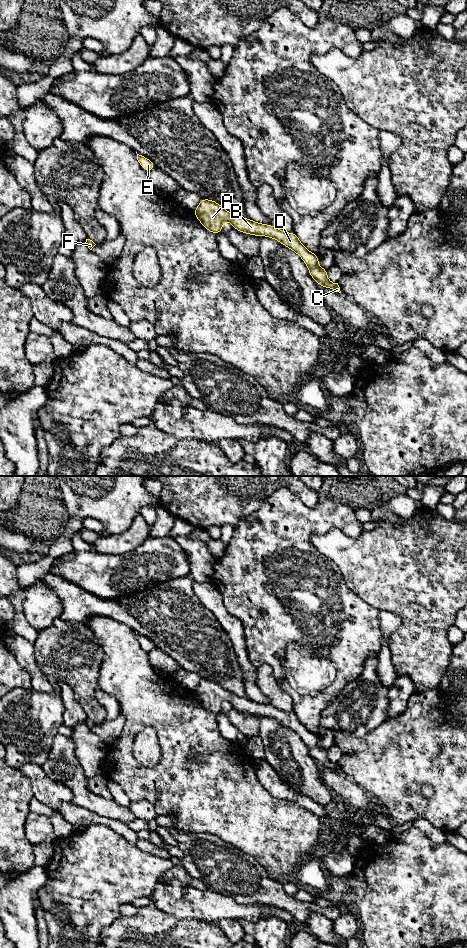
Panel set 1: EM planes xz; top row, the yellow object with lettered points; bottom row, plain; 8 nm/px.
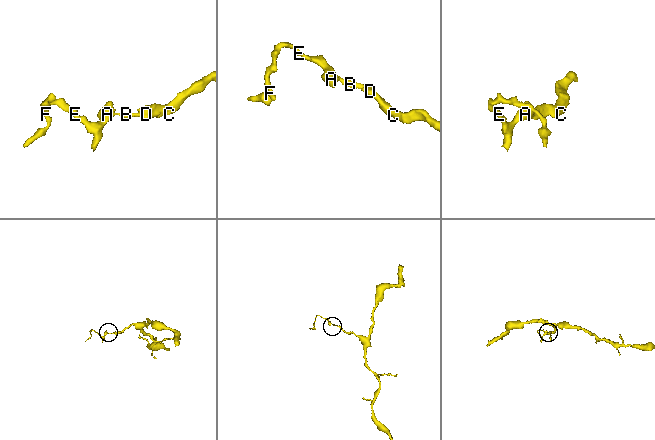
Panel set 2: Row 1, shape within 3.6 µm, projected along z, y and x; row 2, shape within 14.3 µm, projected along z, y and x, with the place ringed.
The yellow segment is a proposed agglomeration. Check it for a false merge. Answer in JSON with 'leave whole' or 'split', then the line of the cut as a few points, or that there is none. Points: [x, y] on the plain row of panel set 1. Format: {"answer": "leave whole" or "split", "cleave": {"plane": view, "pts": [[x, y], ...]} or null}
{"answer": "leave whole", "cleave": null}

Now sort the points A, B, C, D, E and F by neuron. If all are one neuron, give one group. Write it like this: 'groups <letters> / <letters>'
groups A B C D E F

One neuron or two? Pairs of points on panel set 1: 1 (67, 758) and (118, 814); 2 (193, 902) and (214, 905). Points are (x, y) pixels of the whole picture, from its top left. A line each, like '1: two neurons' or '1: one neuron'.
1: one neuron
2: one neuron

